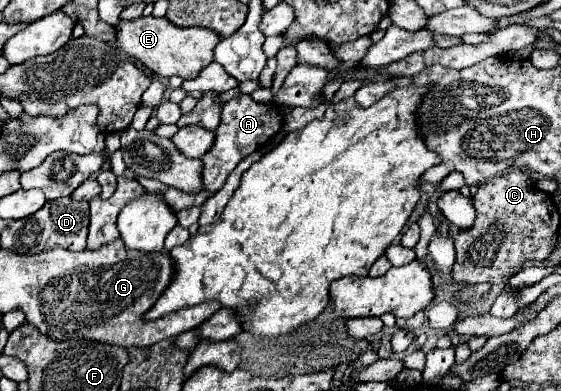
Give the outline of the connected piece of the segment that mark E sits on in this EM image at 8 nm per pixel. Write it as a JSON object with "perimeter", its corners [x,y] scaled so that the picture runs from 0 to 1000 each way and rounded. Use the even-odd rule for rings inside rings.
{"perimeter":[[[251,41],[234,56],[216,56],[209,66],[209,102],[223,138],[248,153],[280,194],[287,199],[323,194],[326,205],[344,205],[355,194],[358,174],[380,159],[380,123],[394,107],[394,92],[387,92],[373,72],[358,72],[358,66],[316,72],[298,46]]]}

